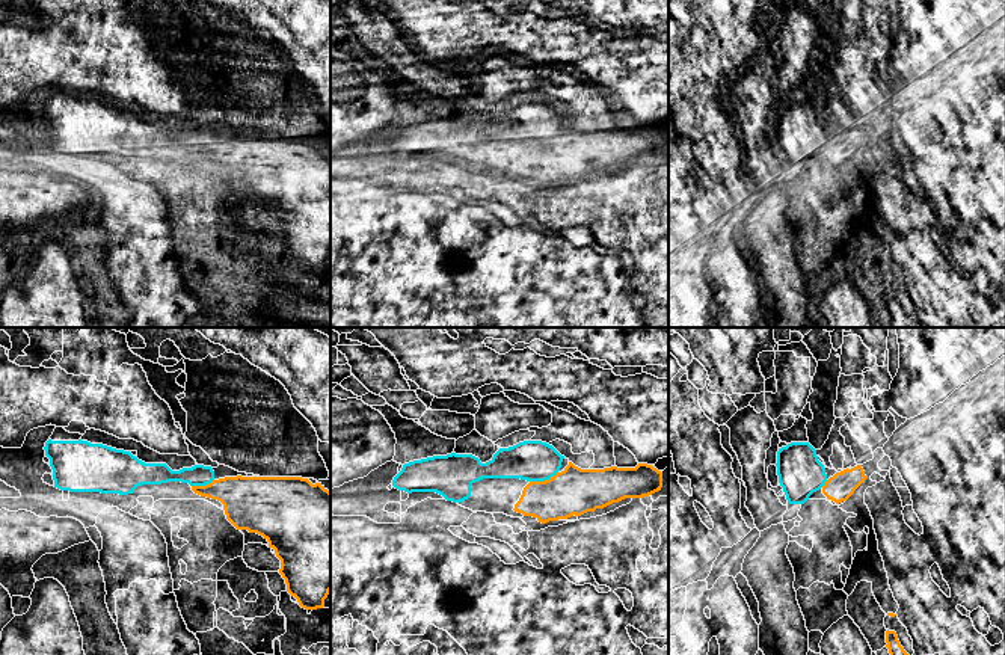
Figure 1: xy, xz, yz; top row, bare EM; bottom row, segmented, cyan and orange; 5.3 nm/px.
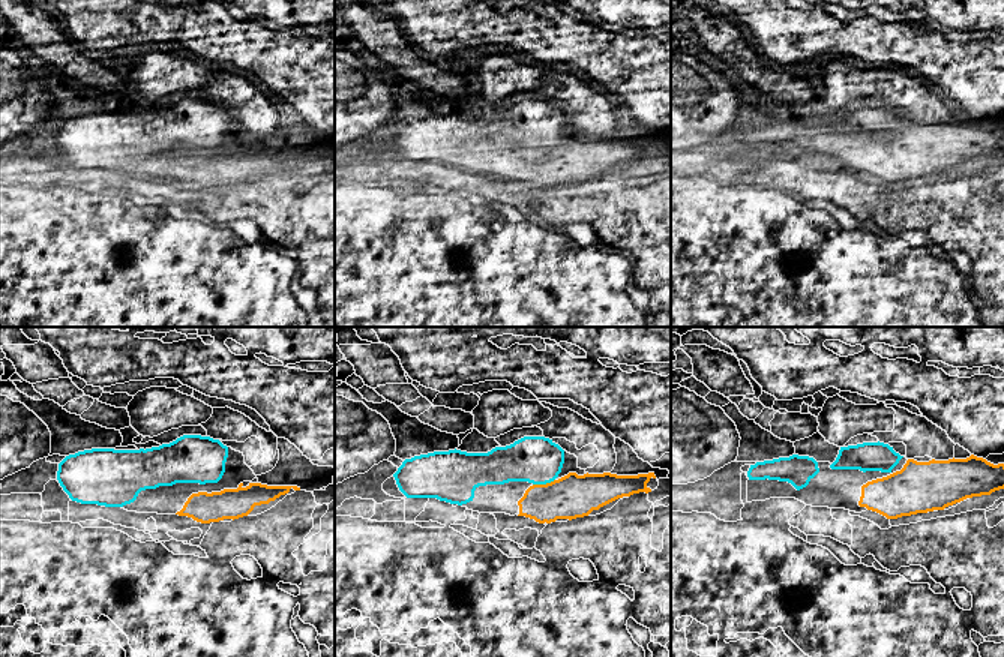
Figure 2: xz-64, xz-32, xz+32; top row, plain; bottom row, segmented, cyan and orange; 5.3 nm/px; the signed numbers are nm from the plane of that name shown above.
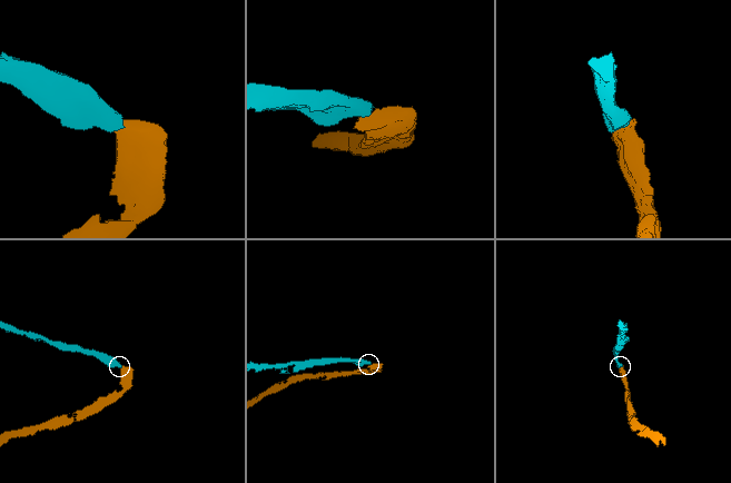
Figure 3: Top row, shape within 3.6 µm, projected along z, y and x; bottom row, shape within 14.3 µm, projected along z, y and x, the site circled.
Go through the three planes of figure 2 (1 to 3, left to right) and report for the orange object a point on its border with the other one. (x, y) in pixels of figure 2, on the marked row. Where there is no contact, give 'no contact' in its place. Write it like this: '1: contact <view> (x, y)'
1: no contact
2: contact xz-32 (544, 483)
3: no contact

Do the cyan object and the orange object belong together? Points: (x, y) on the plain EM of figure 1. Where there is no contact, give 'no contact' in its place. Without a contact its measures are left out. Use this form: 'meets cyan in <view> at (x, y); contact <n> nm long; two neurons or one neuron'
meets cyan in xz at (543, 142); contact 160 nm long; one neuron

